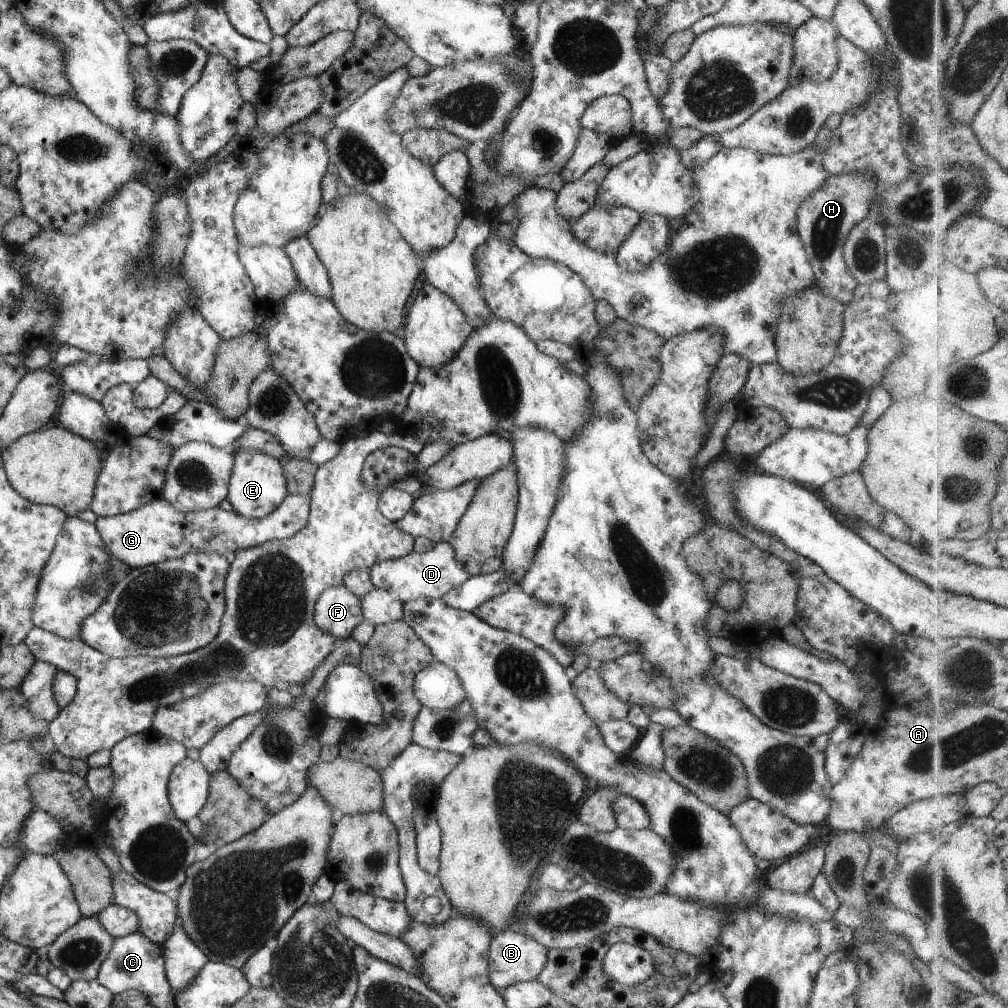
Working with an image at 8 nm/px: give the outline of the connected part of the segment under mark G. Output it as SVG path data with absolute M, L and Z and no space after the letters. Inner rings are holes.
M290 493L274 512L259 519L245 517L234 509L226 511L220 507L183 513L166 499L160 498L127 513L98 517L94 526L109 554L125 562L128 567L136 568L155 565L168 559L181 559L190 553L218 553L231 557L237 550L288 538L307 525L310 509L310 496Z

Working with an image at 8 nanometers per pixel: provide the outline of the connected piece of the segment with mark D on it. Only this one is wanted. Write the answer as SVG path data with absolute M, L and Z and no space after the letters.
M440 541L426 552L412 551L402 558L379 562L371 568L369 573L374 587L387 590L403 603L416 600L418 597L440 599L471 576L457 561L456 553L448 541Z

